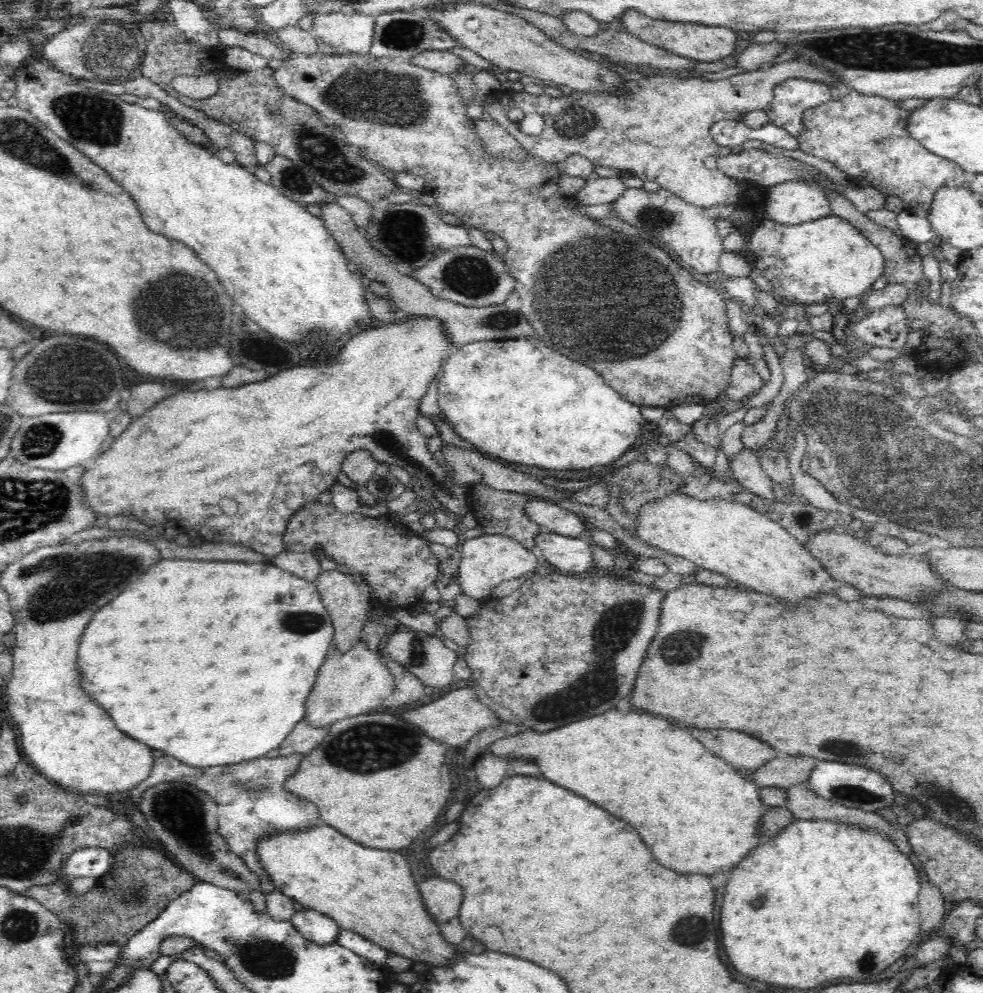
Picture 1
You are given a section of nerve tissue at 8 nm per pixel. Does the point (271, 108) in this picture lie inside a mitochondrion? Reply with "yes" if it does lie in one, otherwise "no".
yes

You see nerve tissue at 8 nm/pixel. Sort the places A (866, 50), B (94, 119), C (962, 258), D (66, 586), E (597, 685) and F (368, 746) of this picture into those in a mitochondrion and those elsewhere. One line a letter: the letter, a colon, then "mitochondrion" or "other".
A: mitochondrion
B: mitochondrion
C: other
D: mitochondrion
E: mitochondrion
F: mitochondrion

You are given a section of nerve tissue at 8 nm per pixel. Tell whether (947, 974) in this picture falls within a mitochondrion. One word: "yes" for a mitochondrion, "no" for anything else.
no

